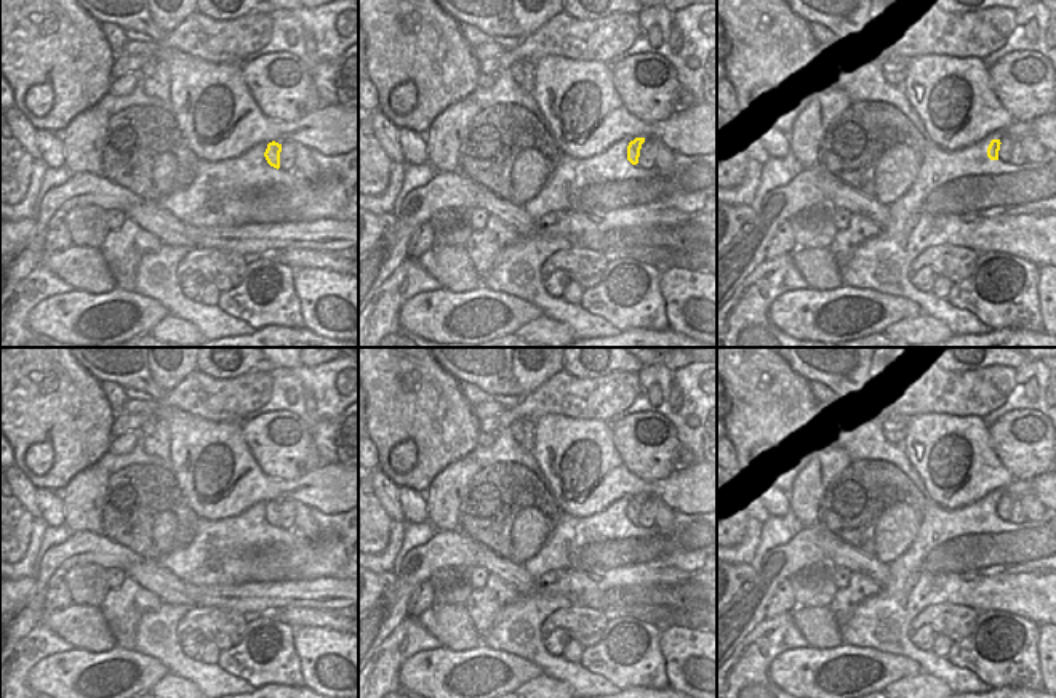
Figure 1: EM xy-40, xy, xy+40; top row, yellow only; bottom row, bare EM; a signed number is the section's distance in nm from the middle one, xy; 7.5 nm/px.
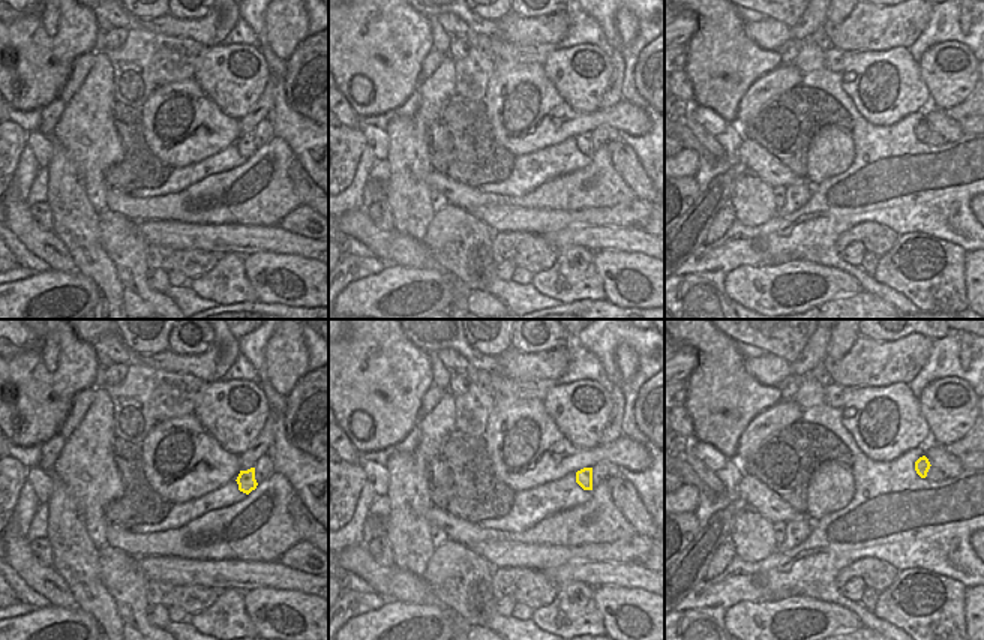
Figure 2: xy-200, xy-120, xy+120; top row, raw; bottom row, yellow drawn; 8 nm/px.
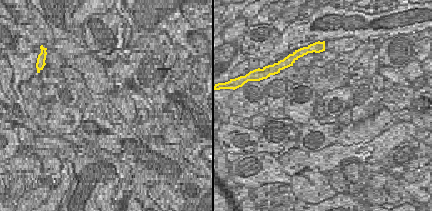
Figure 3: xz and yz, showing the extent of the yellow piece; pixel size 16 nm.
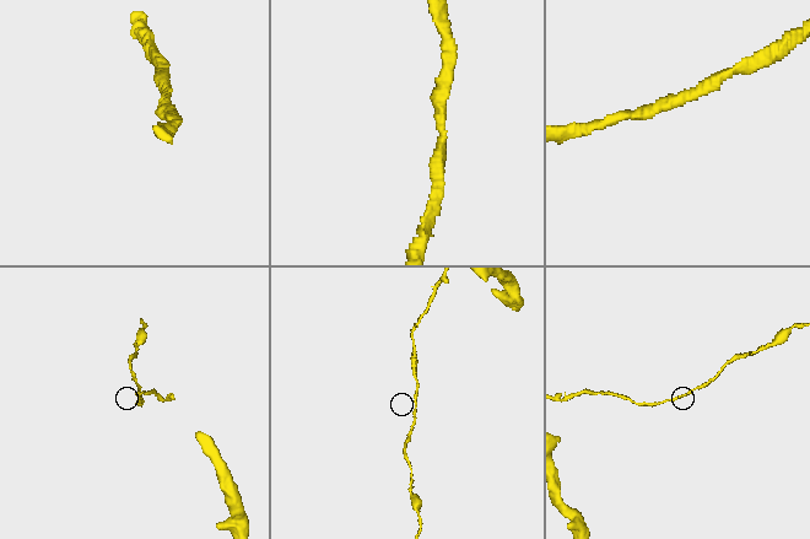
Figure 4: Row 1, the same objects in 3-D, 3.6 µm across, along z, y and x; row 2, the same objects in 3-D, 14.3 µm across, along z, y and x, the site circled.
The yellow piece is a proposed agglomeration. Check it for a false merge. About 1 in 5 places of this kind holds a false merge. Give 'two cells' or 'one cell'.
one cell

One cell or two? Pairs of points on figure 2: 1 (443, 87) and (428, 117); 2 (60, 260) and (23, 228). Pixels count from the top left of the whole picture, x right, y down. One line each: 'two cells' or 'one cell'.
1: one cell
2: one cell

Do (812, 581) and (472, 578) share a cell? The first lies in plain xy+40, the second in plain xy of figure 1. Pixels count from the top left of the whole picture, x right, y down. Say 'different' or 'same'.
different

